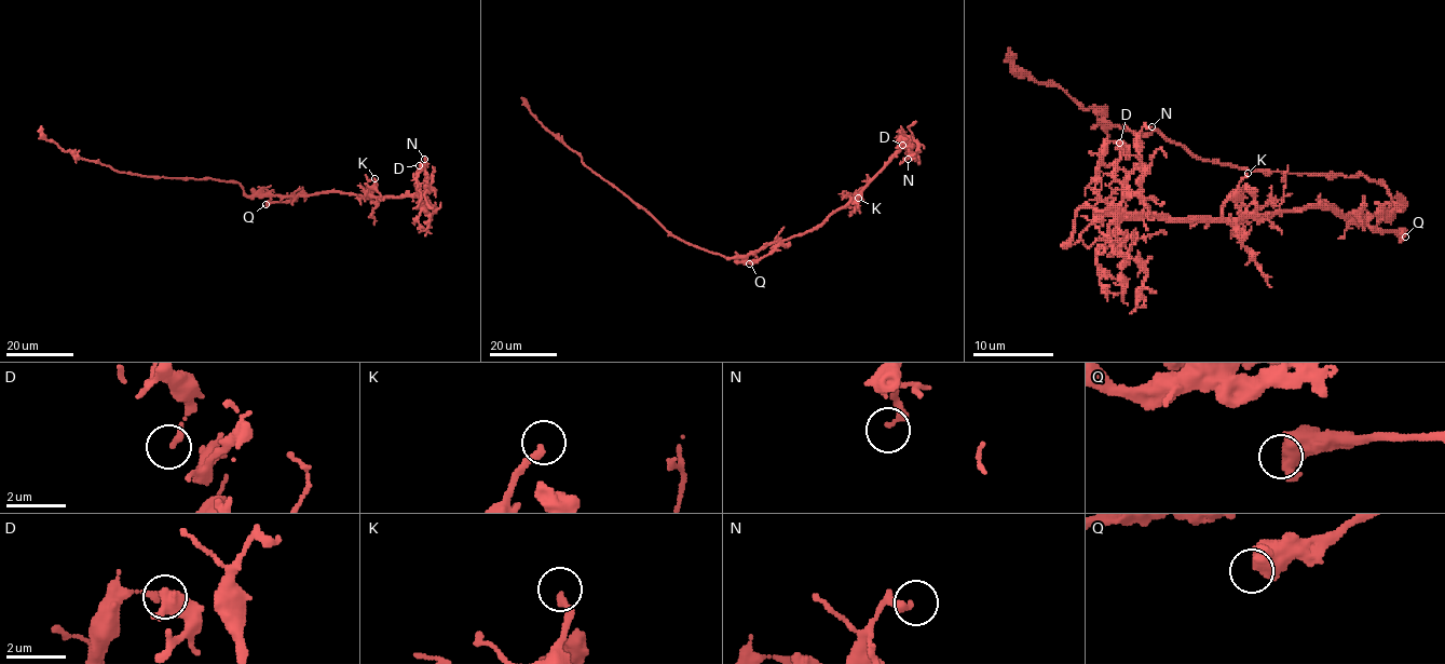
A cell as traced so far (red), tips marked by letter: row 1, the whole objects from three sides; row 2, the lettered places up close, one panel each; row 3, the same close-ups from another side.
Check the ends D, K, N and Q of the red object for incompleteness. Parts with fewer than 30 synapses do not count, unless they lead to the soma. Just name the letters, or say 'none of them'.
none of them

